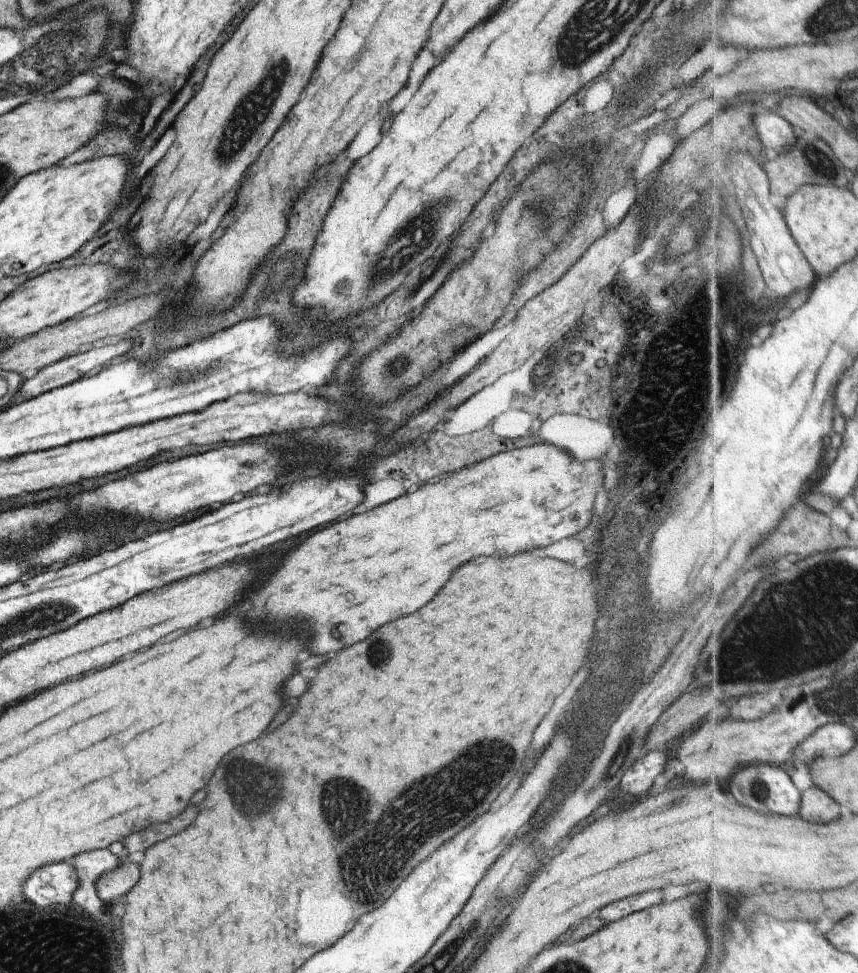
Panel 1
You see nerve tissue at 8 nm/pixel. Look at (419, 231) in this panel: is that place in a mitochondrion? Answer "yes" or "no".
yes

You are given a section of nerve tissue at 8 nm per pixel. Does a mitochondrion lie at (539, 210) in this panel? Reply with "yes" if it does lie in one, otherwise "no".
no

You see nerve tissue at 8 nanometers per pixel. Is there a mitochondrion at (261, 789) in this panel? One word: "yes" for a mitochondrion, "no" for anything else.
yes

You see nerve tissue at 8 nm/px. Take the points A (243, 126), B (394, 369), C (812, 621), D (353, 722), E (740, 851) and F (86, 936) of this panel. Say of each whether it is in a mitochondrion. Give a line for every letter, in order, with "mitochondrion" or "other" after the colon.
A: mitochondrion
B: mitochondrion
C: mitochondrion
D: other
E: other
F: mitochondrion

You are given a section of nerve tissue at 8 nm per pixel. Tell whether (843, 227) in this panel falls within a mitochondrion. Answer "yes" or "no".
no

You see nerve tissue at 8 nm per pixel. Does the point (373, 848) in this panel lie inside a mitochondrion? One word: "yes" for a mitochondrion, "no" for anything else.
yes

